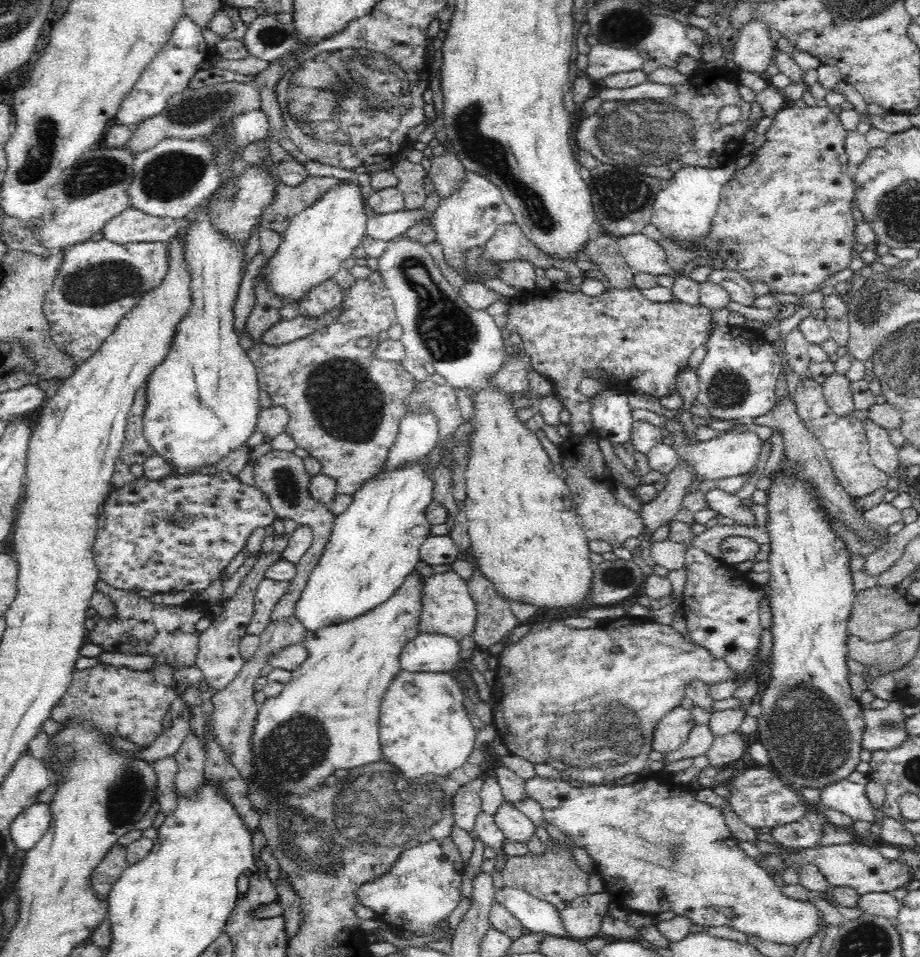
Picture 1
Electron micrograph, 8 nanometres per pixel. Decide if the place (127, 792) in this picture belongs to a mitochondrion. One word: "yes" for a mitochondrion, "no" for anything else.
yes

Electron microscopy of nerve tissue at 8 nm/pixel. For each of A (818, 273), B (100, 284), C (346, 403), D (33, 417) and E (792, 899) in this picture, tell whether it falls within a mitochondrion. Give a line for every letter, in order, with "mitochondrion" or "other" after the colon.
A: other
B: mitochondrion
C: mitochondrion
D: other
E: other

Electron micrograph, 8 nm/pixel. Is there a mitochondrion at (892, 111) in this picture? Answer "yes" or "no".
no

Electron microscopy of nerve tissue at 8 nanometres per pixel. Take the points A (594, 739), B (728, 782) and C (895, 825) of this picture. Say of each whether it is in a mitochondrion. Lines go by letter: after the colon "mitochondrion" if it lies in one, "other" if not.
A: mitochondrion
B: other
C: other

